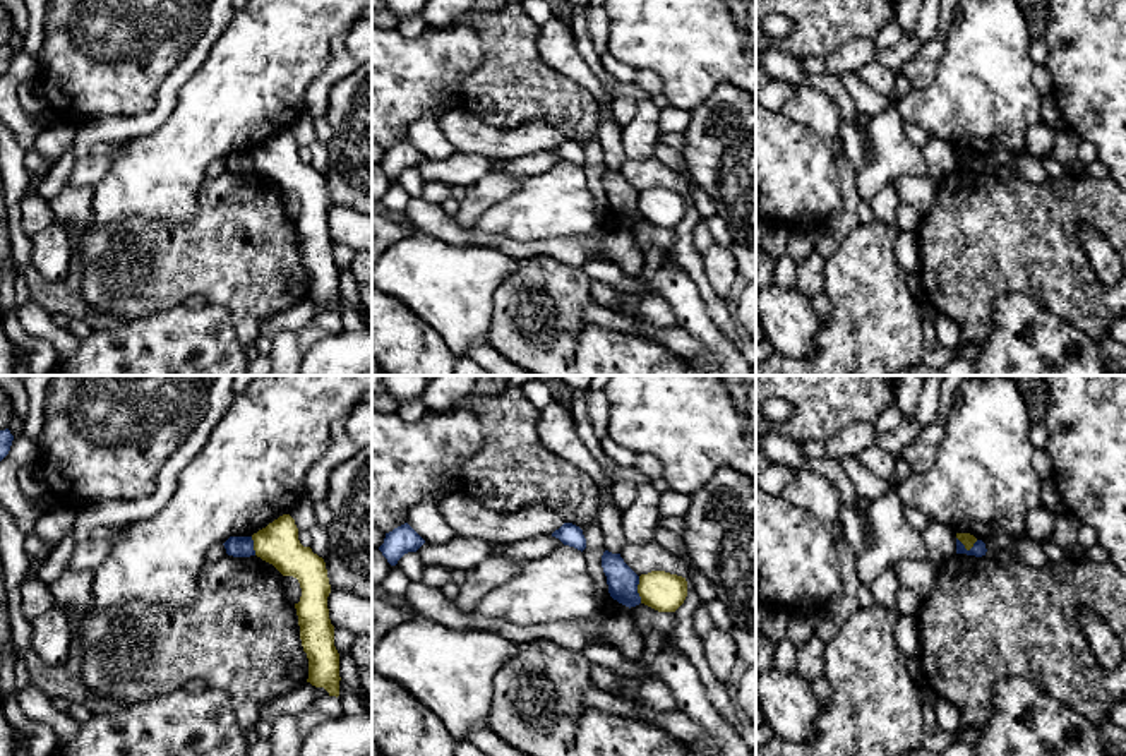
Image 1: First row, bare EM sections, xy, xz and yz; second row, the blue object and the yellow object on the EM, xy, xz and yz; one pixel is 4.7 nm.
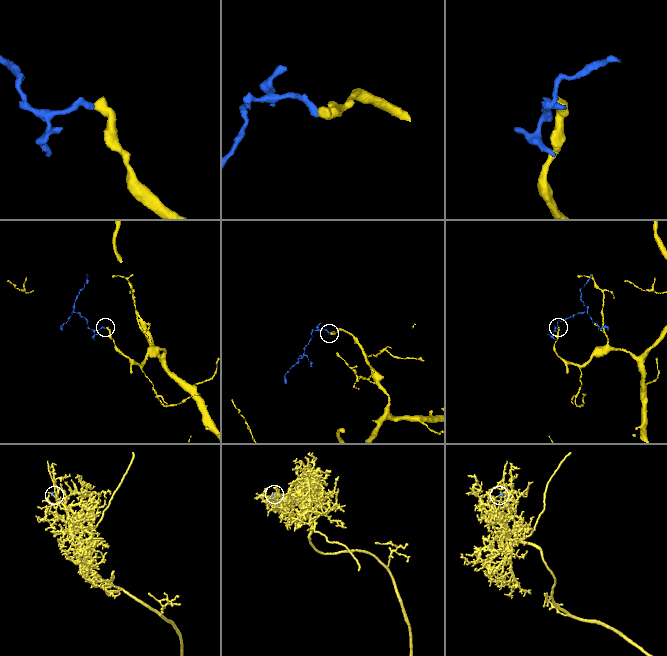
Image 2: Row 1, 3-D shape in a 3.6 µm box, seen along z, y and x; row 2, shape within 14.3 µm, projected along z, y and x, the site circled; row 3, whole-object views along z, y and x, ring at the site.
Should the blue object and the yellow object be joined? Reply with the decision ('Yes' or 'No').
No

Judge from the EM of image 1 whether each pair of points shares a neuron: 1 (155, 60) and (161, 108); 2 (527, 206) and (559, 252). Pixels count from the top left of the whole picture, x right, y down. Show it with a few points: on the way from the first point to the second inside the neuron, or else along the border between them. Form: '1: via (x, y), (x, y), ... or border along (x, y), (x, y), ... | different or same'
1: border along (184, 57), (161, 83), (156, 103), (131, 117) | different
2: border along (508, 239), (590, 239) | different

